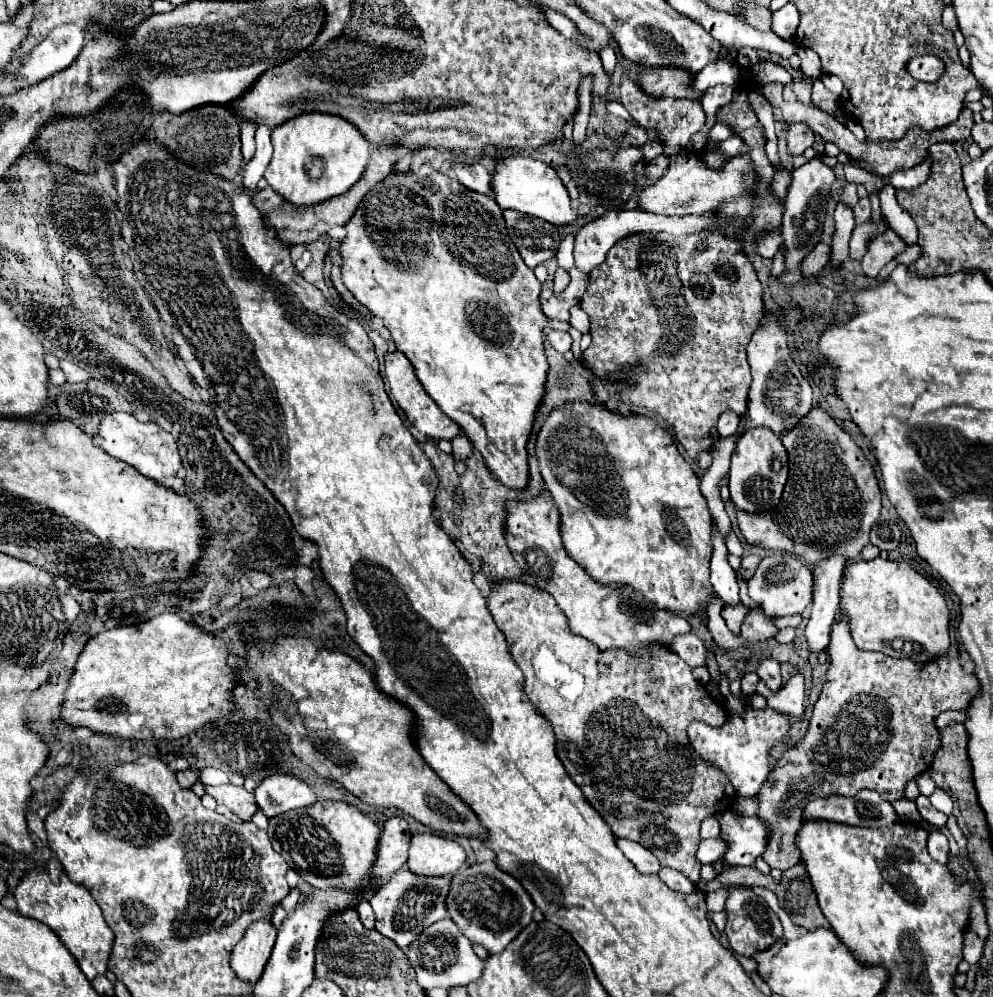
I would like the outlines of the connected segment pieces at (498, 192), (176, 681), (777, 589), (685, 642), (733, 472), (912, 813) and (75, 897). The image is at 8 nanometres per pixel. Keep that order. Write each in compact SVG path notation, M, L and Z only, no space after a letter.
M522 155L500 157L500 163L496 165L496 173L492 179L492 187L494 187L494 199L502 209L514 209L544 219L556 227L572 225L578 221L578 211L572 207L568 189L558 177L558 171L548 163Z
M162 613L138 625L98 633L88 641L78 657L74 677L66 689L62 719L70 725L82 725L122 739L174 741L212 721L232 717L238 711L232 701L232 689L238 685L238 675L228 665L230 651L226 647L218 647L214 639L216 637L210 631L192 621L184 621L176 613Z
M786 553L766 555L762 559L762 563L758 565L758 571L748 579L750 599L756 605L760 605L770 619L804 613L804 609L812 603L812 597L814 597L812 589L814 589L812 569L808 565L800 563L796 557L790 557Z
M682 635L678 637L670 649L680 657L684 659L692 669L696 667L704 667L706 661L708 661L708 649L704 647L704 643L696 637L696 635Z
M750 429L750 433L744 433L740 437L728 473L730 499L740 511L760 515L774 509L776 503L782 499L786 477L788 477L788 455L780 437L774 437L770 429Z
M904 798L898 801L894 801L892 806L905 822L919 823L922 820L922 817L919 814L914 801Z
M30 871L14 891L18 913L24 917L38 919L56 931L60 941L78 961L82 973L92 981L96 975L106 975L108 961L114 945L114 933L102 917L100 907L90 897L86 889L74 885L68 875L62 875L58 881L52 881L44 871Z

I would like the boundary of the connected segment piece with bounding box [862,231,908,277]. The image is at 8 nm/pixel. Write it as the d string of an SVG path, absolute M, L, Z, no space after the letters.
M894 231L884 233L882 237L874 237L874 241L870 241L870 249L868 249L866 257L862 259L862 271L868 277L878 277L880 269L888 261L892 261L896 255L900 255L906 247L908 245Z

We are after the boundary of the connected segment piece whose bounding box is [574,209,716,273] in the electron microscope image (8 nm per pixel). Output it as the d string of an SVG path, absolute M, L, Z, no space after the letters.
M634 209L634 211L610 211L602 217L598 217L596 221L586 223L578 233L576 233L576 241L574 241L574 259L576 259L576 267L582 273L590 273L590 269L596 269L598 265L604 263L608 249L634 233L670 233L670 235L696 235L702 233L704 229L714 229L716 225L716 217L710 215L682 215L682 217L668 217L668 215L654 215L642 209Z

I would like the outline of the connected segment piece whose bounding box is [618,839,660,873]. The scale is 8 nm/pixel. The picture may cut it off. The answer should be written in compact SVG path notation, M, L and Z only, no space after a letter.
M618 839L618 849L636 865L638 871L642 871L642 873L658 873L660 871L660 863L646 847L642 847L634 841L628 841L628 839Z

